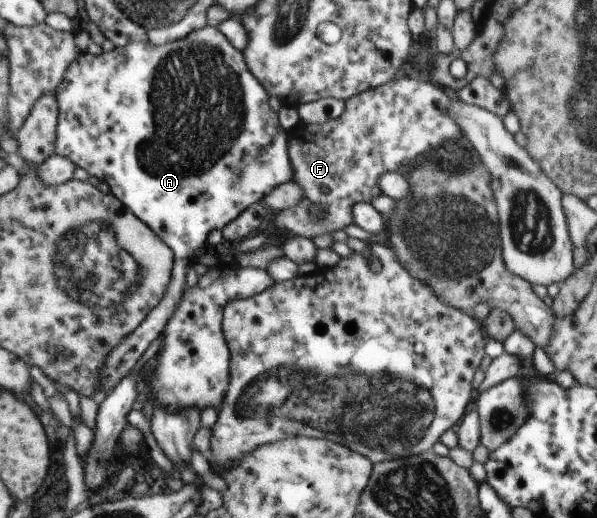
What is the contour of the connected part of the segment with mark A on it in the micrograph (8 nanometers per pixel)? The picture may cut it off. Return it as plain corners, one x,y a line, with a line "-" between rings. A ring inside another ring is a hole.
211,26
196,29
182,40
166,44
157,45
146,41
134,41
124,46
116,46
109,53
103,52
100,55
92,55
85,52
67,69
65,79
63,79
63,83
59,85
55,94
58,98
60,116
58,119
58,141
54,153
61,155
61,157
69,157
69,161
73,161
77,167
89,171
91,177
95,177
99,182
105,182
111,192
122,201
123,206
137,217
142,218
175,253
173,277
163,301
129,337
126,337
117,348
111,351
105,365
103,365
99,389
106,395
111,393
129,375
131,369
145,355
145,351
151,347
151,343
164,333
173,313
179,310
187,288
187,273
191,269
191,263
194,262
195,251
205,246
207,234
210,231
220,231
221,228
225,228
230,221
237,219
239,215
245,212
251,204
263,200
273,188
293,180
294,167
291,165
290,155
287,155
287,151
285,151
285,131
277,123
277,115
275,115
275,110
271,109
267,89
250,72
242,52
233,49
225,36
217,28

